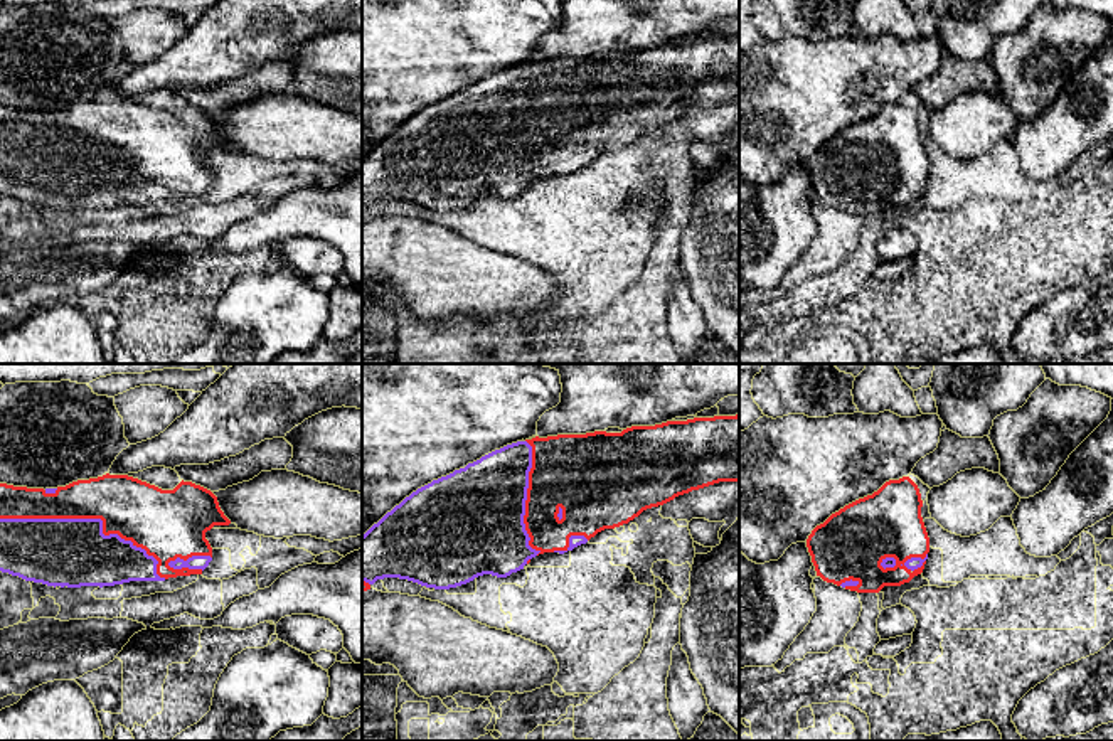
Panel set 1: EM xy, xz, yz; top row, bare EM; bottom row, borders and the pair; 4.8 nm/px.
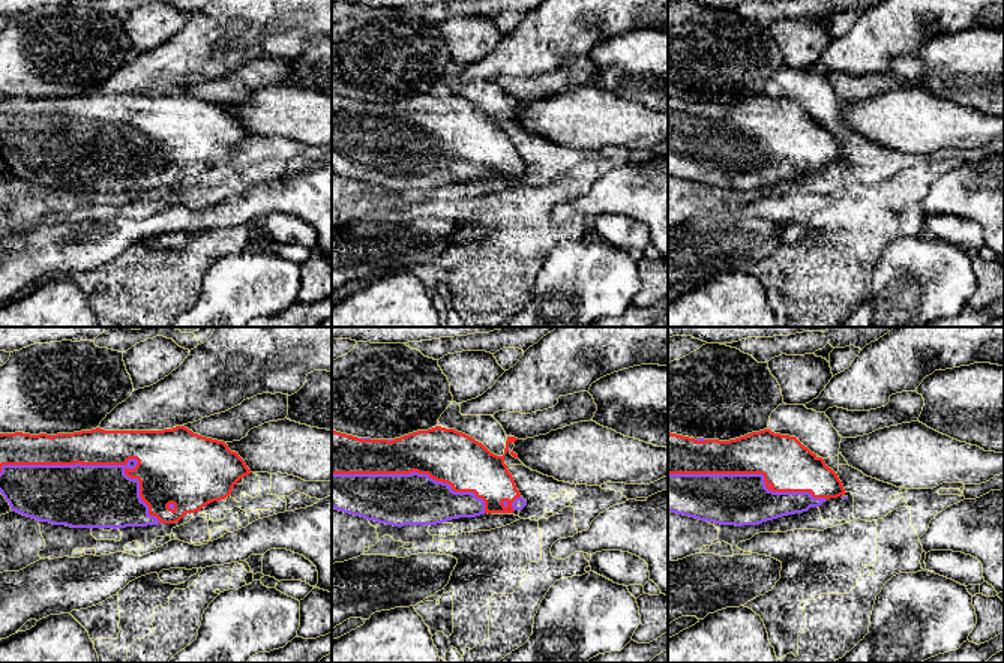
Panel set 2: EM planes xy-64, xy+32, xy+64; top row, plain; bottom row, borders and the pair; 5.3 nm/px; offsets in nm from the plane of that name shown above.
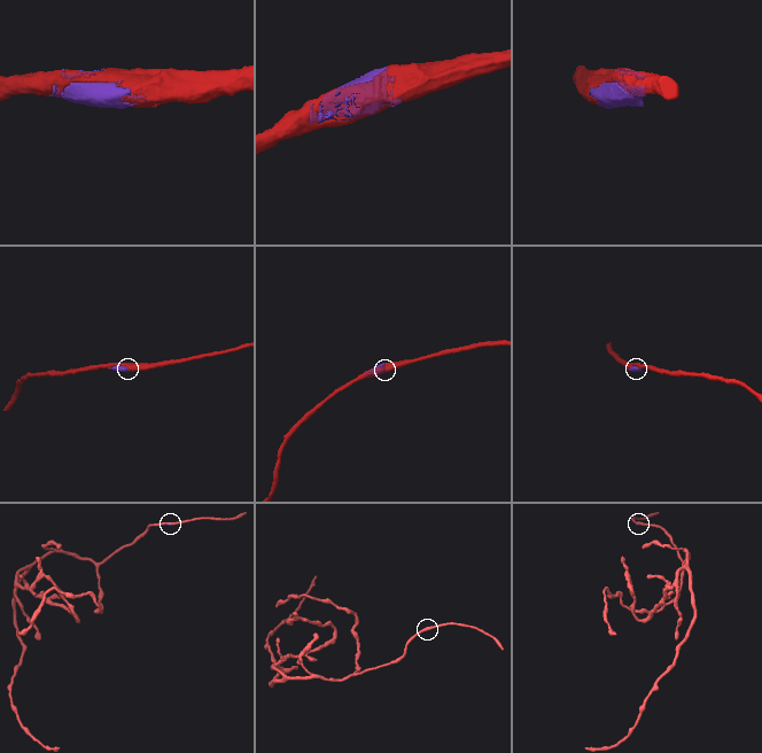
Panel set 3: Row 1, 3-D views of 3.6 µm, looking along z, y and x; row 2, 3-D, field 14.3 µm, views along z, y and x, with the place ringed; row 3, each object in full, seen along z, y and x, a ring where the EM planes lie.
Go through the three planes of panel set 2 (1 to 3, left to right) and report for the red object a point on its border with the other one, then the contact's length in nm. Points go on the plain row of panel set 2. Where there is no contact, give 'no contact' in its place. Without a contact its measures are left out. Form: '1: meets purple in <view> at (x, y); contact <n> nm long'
1: meets purple in xy-64 at (95, 129); contact 900 nm long
2: meets purple in xy+32 at (413, 135); contact 850 nm long
3: meets purple in xy+64 at (751, 138); contact 850 nm long

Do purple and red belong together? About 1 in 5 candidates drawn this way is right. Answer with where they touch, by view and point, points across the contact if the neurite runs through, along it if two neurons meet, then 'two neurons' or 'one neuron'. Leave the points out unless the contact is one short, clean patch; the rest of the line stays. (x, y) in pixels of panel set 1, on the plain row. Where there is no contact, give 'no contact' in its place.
xy (95, 142) | one neuron

